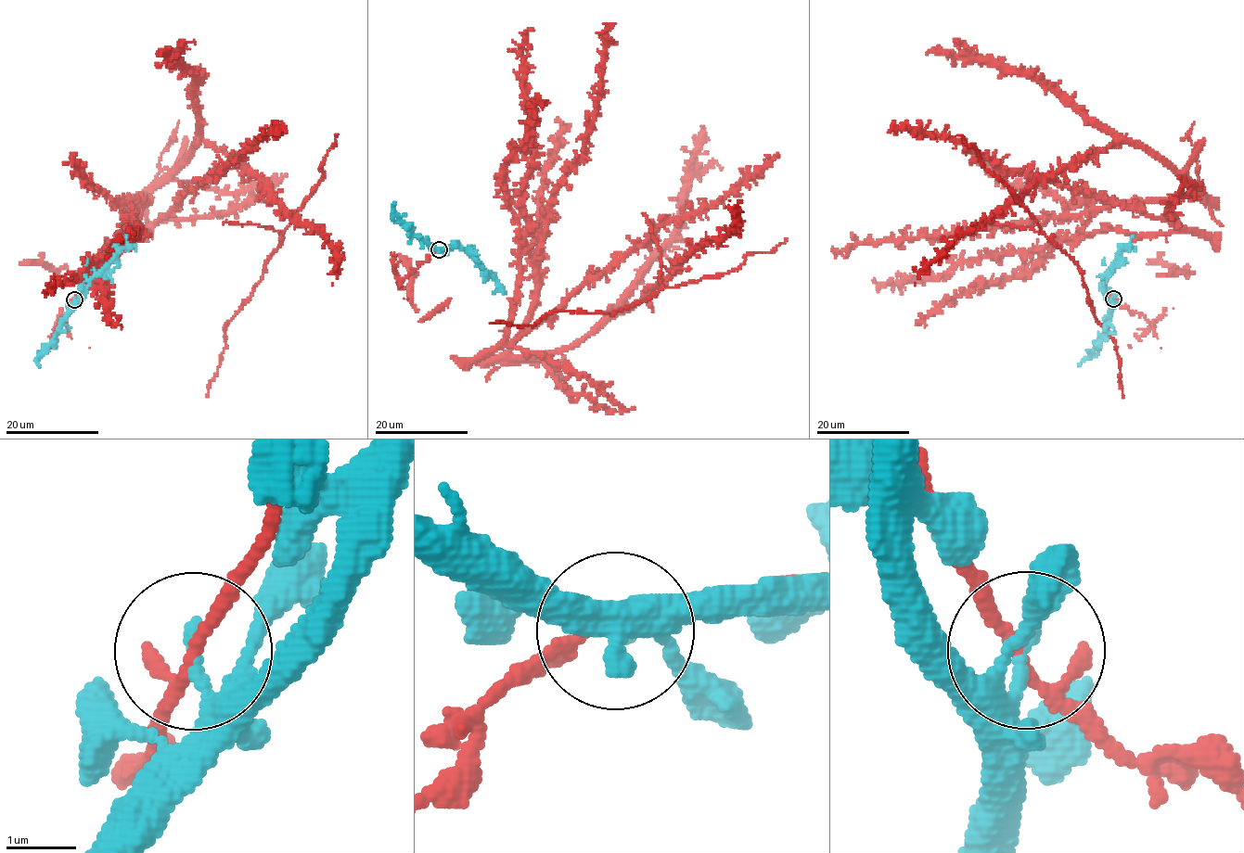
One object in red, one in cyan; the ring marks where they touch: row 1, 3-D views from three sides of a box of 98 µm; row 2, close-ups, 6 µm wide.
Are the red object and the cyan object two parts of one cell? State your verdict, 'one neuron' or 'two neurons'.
one neuron

